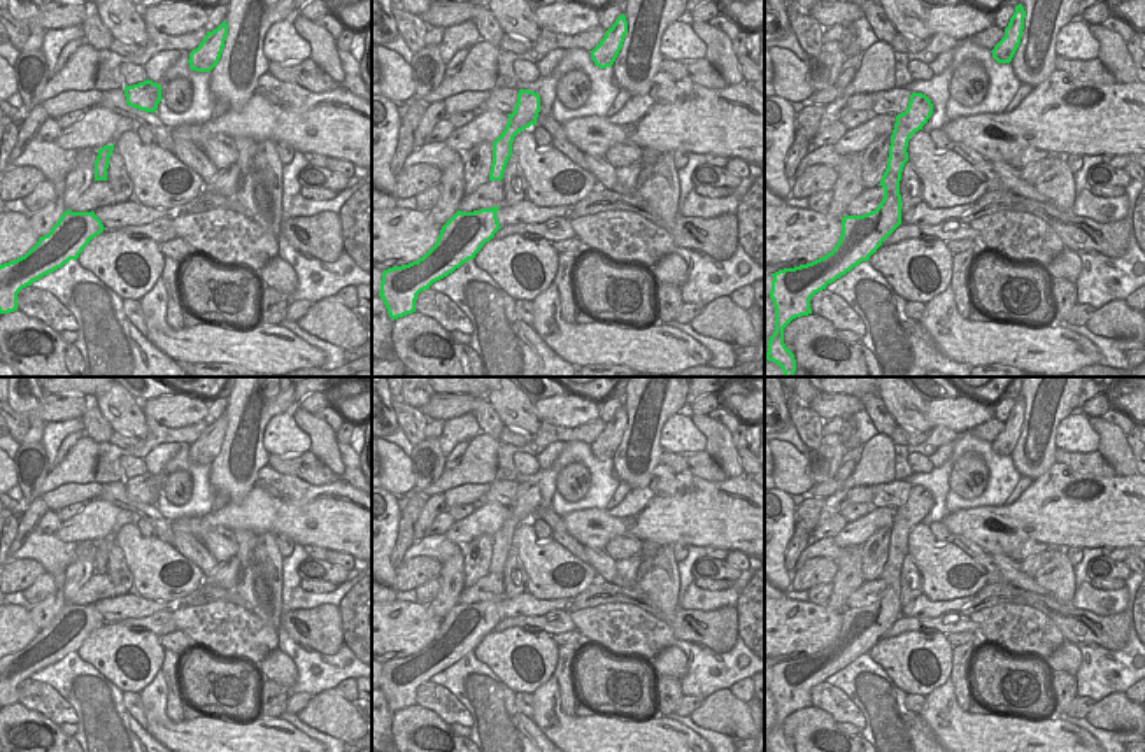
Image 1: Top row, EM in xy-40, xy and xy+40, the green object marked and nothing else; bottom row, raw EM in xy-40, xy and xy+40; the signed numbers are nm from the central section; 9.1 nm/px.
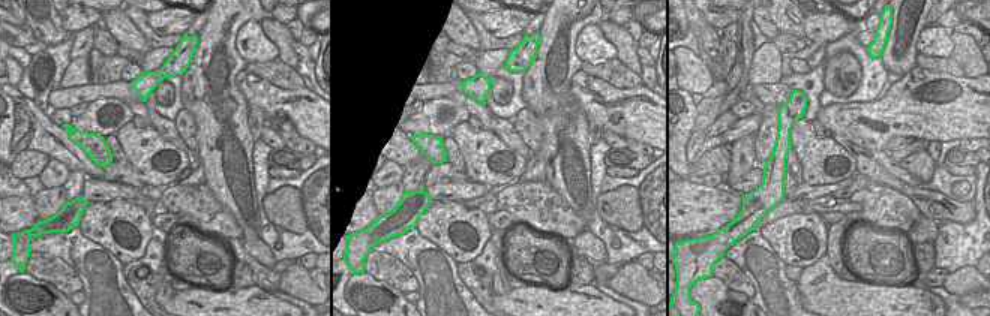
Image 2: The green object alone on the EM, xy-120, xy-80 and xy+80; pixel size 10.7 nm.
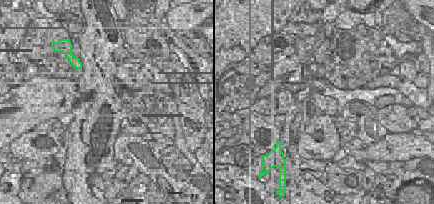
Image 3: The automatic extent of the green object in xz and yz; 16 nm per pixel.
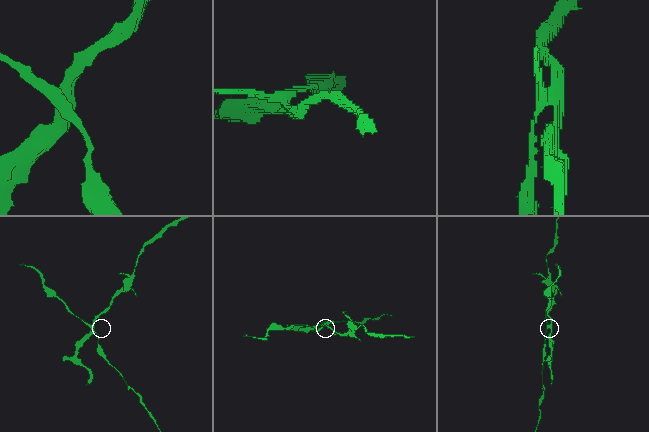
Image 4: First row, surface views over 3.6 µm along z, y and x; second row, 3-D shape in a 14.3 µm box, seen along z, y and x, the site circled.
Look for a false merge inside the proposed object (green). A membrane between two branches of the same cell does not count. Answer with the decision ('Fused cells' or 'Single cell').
Fused cells

